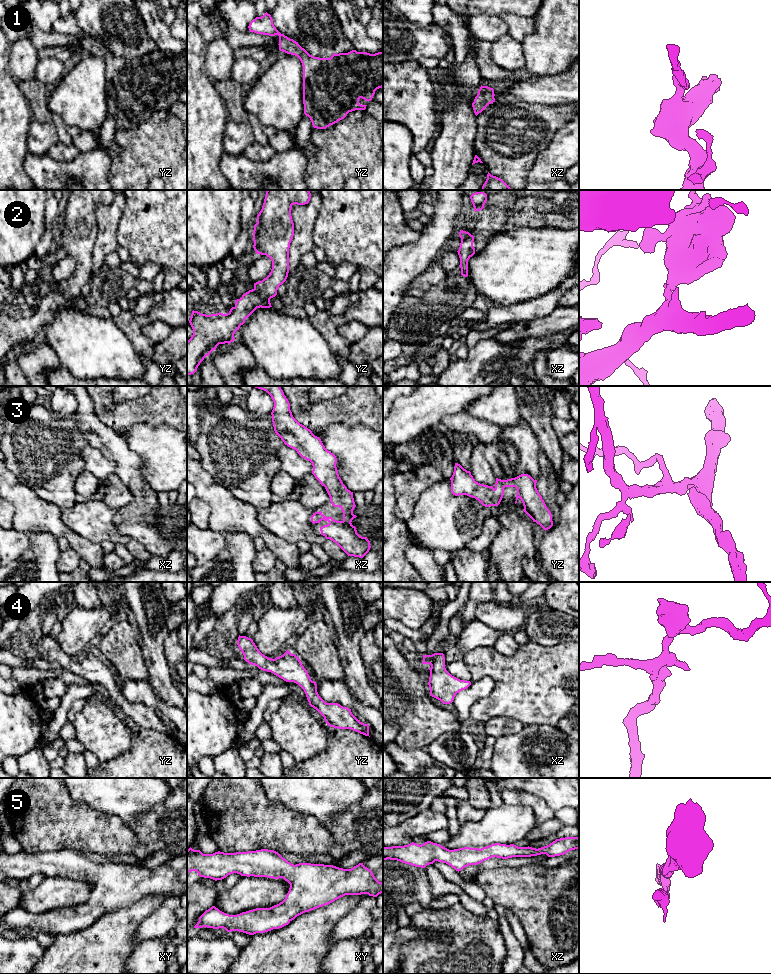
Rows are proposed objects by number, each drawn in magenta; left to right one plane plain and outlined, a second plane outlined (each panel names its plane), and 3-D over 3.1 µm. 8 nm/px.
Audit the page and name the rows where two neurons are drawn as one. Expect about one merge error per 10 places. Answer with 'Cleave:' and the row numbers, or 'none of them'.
Cleave: none of them

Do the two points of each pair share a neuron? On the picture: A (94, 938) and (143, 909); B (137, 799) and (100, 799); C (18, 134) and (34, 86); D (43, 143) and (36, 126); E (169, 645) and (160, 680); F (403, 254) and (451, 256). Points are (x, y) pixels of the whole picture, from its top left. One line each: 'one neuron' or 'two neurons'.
A: one neuron
B: one neuron
C: two neurons
D: one neuron
E: two neurons
F: two neurons

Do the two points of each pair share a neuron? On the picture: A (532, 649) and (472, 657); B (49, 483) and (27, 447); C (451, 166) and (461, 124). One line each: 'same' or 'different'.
A: same
B: same
C: same

